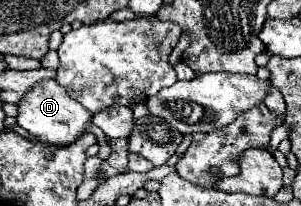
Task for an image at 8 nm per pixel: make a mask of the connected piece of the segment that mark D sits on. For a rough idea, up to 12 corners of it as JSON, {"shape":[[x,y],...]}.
{"shape":[[56,81],[28,91],[18,125],[42,143],[70,145],[92,113]]}

